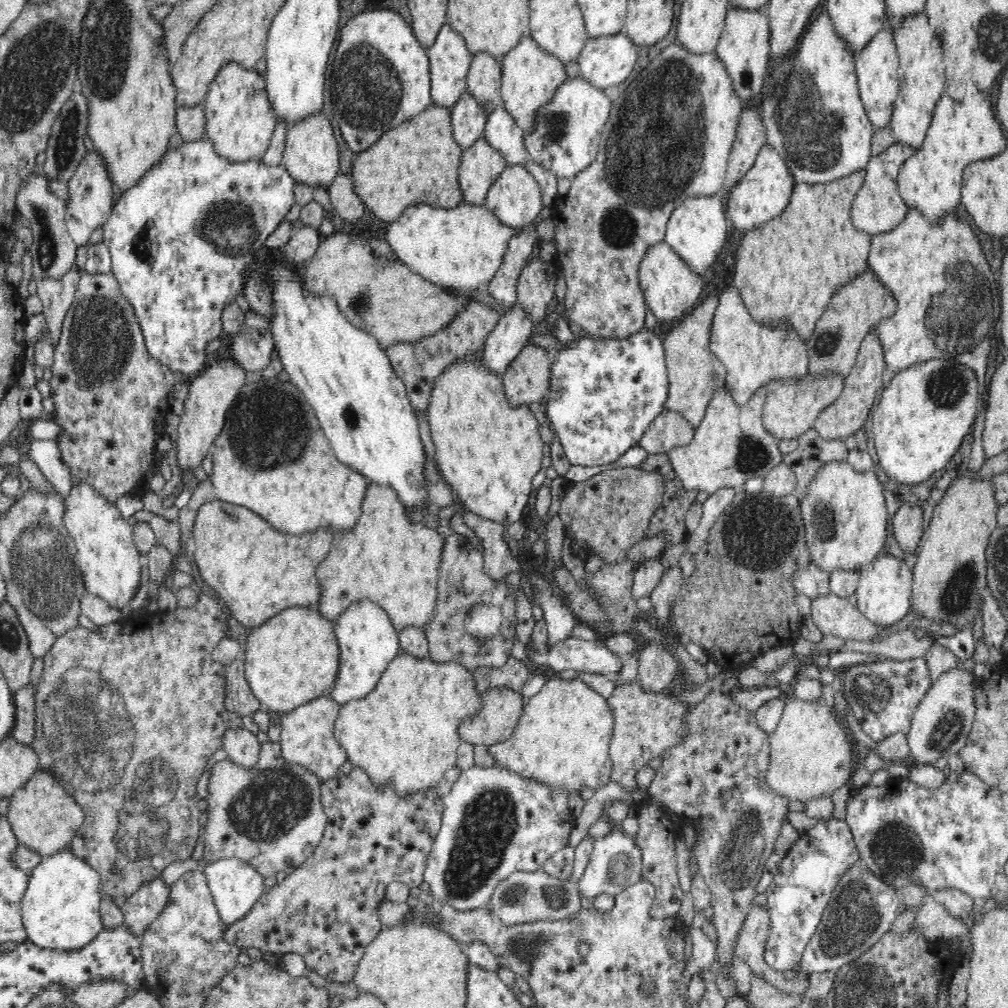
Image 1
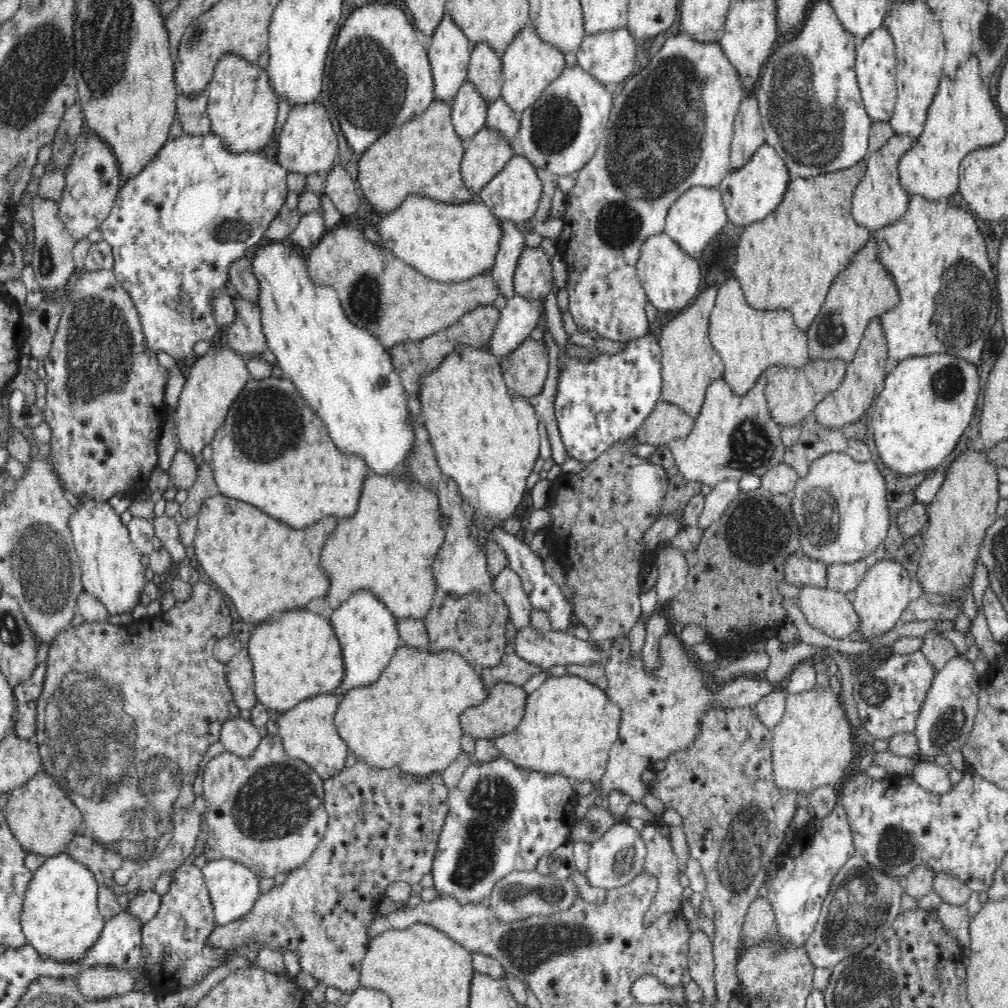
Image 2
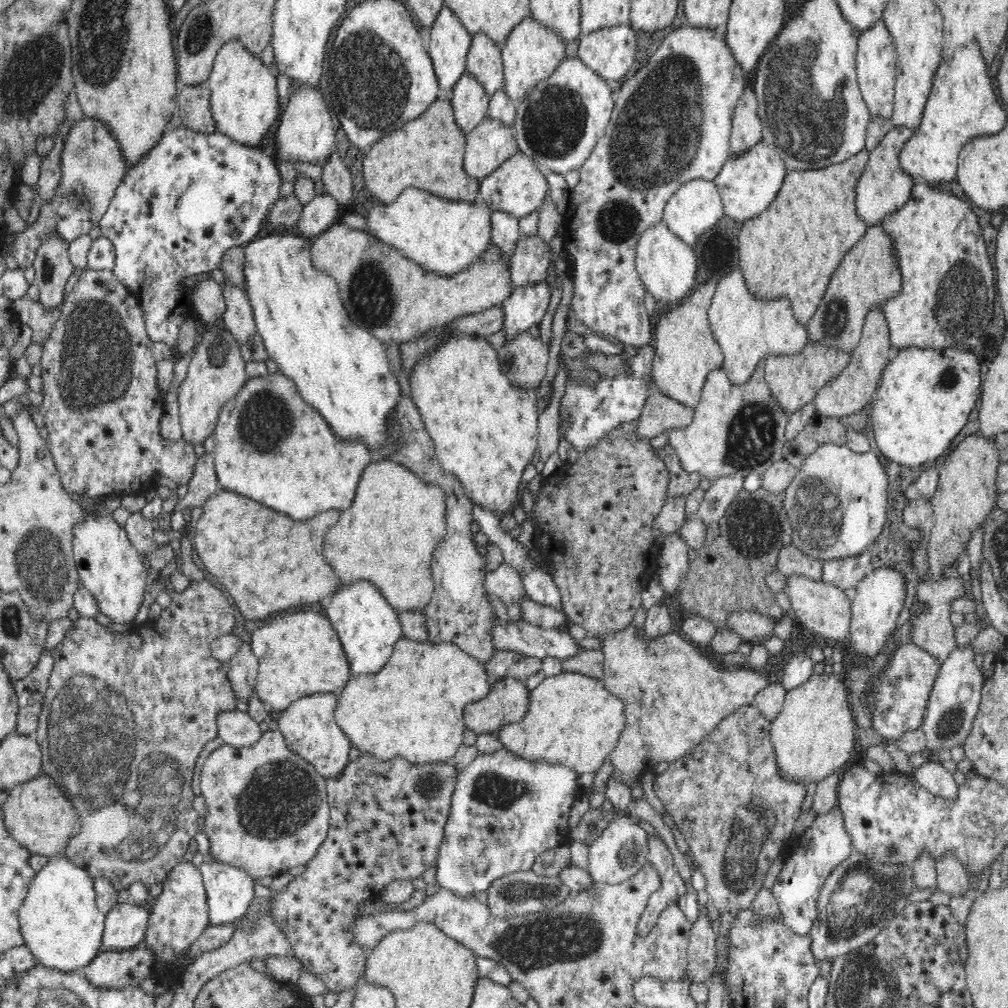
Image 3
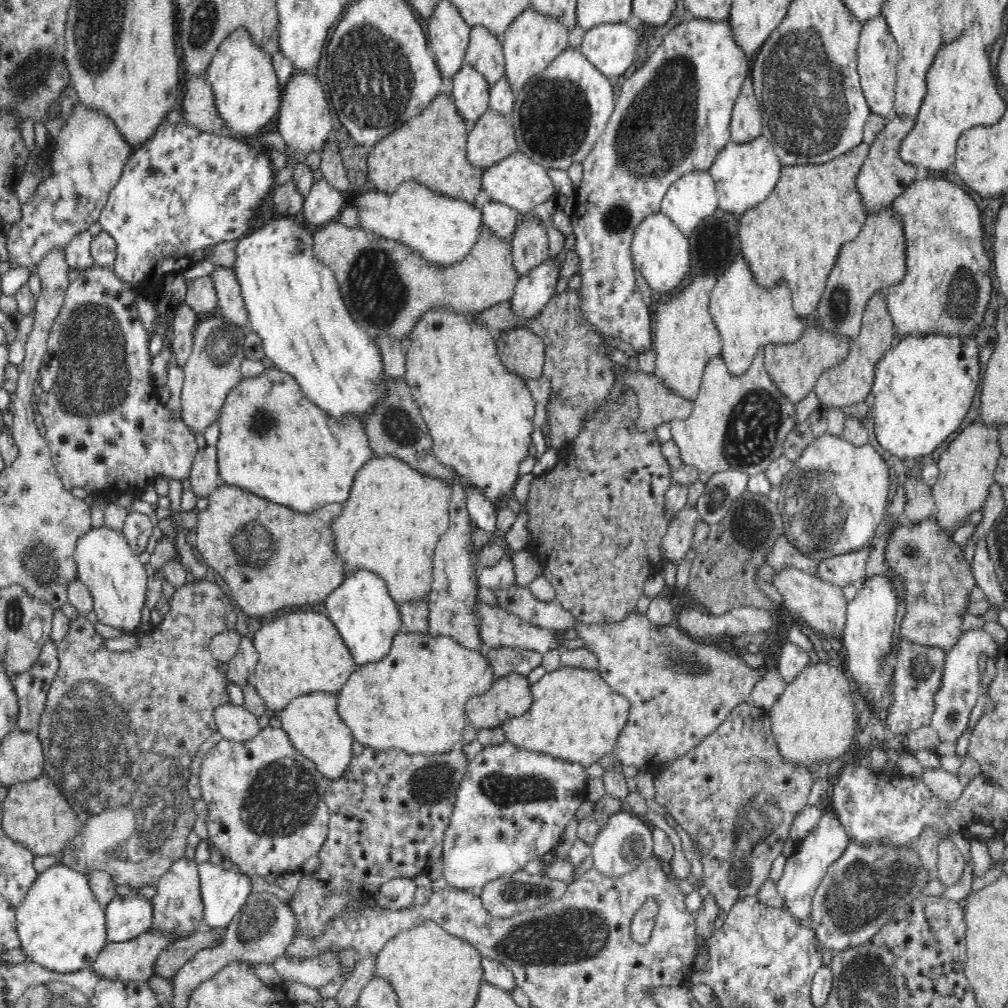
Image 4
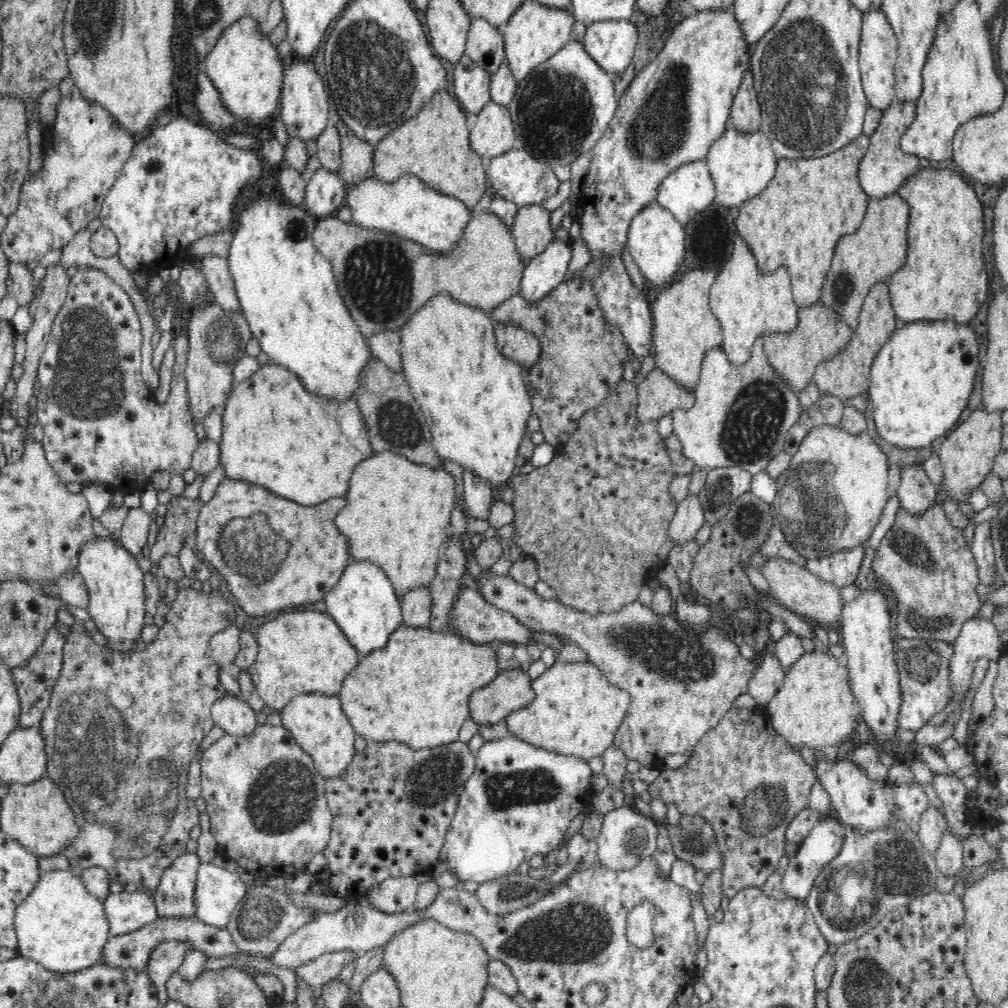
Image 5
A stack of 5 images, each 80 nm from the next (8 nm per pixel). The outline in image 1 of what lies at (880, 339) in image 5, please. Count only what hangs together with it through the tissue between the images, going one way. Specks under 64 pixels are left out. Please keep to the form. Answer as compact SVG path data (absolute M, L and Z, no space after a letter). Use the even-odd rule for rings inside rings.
M876 328L870 330L863 338L856 364L850 370L850 374L843 380L843 389L830 406L826 406L818 418L816 418L813 428L824 440L842 440L858 432L863 426L867 426L871 414L871 408L876 403L878 394L882 390L882 374L886 368L883 350L880 339L876 333Z

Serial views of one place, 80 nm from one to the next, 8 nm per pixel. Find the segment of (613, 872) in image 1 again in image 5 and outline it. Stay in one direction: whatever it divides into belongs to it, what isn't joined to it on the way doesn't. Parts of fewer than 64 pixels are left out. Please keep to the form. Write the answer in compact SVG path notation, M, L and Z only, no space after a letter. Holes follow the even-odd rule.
M625 804L604 814L603 826L597 836L597 863L616 870L630 869L643 857L650 857L657 847L657 836L662 830L658 821L628 808Z

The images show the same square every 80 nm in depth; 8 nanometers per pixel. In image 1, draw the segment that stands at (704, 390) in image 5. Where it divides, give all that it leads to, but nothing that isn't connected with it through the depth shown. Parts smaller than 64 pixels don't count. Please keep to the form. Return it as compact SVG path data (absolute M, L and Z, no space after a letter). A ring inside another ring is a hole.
M726 386L718 388L708 402L700 426L695 428L692 442L668 452L669 463L684 489L701 490L708 495L725 487L739 490L748 478L764 477L783 462L778 440L762 424L765 402L765 387L758 388L742 406L736 404Z

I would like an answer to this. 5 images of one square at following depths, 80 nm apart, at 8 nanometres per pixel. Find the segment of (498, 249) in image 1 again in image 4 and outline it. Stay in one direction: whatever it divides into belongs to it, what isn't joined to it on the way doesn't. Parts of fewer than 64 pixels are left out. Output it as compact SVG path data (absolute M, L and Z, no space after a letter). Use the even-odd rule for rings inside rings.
M411 179L394 192L380 192L370 186L358 196L349 195L348 203L356 207L359 225L388 240L410 247L427 262L448 268L472 250L480 236L482 211L468 201L444 196Z

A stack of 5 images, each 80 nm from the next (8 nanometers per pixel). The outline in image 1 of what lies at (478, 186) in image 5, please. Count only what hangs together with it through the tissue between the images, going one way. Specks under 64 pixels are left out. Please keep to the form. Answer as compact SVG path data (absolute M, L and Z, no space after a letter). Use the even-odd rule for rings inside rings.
M431 104L408 124L386 132L372 148L358 153L350 172L354 192L382 222L396 222L410 204L456 208L463 202L459 166L463 149L454 141L451 109Z

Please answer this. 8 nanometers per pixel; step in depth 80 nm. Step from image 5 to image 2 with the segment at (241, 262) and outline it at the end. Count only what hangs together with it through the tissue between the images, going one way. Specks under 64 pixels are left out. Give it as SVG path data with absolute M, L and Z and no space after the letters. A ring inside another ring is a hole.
M272 240L269 244L265 246L256 246L255 249L250 254L252 260L252 271L254 271L254 278L260 281L260 295L258 297L258 308L260 309L260 327L262 327L262 333L264 333L264 337L266 337L266 343L268 343L268 348L277 359L277 364L280 366L280 370L282 370L284 377L290 379L294 384L295 387L298 389L298 392L304 397L304 400L312 407L312 410L320 417L320 420L324 423L332 442L336 445L336 448L339 449L340 452L343 454L349 454L350 456L359 456L362 460L365 460L365 465L369 468L370 473L373 474L381 474L382 476L390 476L390 474L408 474L412 475L410 472L410 465L408 465L408 454L414 450L412 444L414 444L414 427L412 427L412 421L410 421L410 412L408 410L408 404L406 403L407 400L407 392L405 391L404 385L401 383L401 378L398 376L398 373L395 371L393 367L393 362L391 361L391 356L389 353L389 349L385 347L377 337L373 334L370 334L367 330L362 328L358 328L355 324L352 324L352 321L346 316L345 310L342 308L338 293L334 291L334 288L328 287L324 284L314 284L309 278L308 269L307 269L307 261L306 261L306 254L304 254L304 250L301 250L299 246L295 246L295 244L291 244L288 240L283 242L276 242Z

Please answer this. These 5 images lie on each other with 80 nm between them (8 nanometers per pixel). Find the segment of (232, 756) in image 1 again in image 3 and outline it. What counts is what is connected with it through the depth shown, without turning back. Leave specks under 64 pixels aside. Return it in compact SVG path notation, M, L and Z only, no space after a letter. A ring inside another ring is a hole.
M236 710L220 712L216 716L217 736L220 736L226 744L234 748L244 748L256 744L262 732L259 723L248 713Z

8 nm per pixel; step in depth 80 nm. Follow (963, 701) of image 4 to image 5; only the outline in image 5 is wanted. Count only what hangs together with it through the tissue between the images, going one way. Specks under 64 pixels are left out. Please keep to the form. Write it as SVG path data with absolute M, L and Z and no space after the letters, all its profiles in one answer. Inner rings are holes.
M974 617L964 624L958 639L953 643L953 653L949 662L950 700L954 700L954 704L962 703L964 696L970 692L976 660L981 657L997 660L1005 647L1006 644L992 625L992 620Z

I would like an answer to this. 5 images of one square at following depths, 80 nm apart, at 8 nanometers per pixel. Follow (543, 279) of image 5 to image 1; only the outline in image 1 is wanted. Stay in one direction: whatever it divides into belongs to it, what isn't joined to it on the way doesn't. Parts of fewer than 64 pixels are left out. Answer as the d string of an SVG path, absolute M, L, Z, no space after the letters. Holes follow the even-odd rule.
M517 302L505 311L505 315L500 316L496 328L489 332L483 350L479 353L483 364L500 377L520 350L529 343L528 338L535 328Z

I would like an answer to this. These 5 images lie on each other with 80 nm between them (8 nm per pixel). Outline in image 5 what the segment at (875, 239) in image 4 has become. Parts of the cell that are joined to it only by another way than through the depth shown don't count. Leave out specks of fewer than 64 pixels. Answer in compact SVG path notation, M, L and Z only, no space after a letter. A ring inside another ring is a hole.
M890 194L884 198L869 198L865 216L858 230L842 236L836 242L820 301L853 331L858 328L858 316L862 304L874 284L886 283L892 274L896 274L904 266L908 221L909 206L899 194Z

